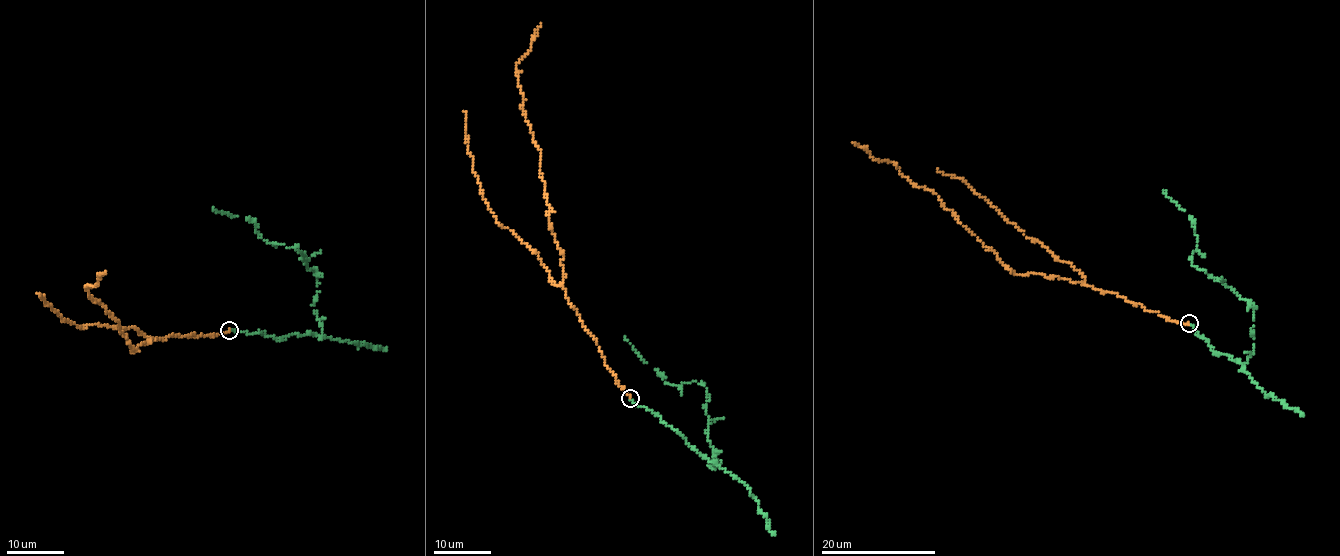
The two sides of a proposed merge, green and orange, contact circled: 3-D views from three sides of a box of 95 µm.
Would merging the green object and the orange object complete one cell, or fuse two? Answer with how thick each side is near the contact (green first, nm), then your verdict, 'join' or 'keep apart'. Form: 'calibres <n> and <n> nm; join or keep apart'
calibres 220 and 200 nm; join

